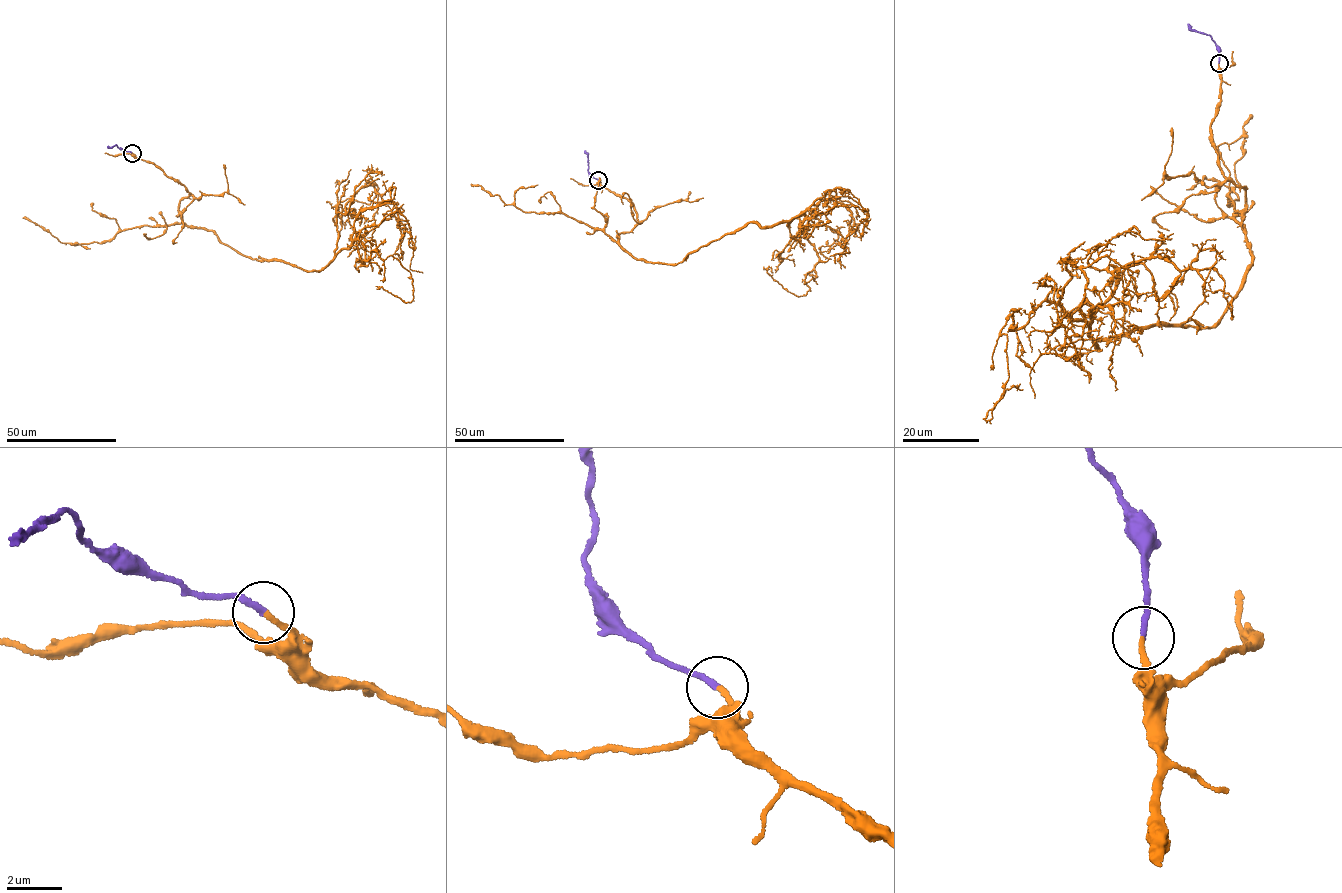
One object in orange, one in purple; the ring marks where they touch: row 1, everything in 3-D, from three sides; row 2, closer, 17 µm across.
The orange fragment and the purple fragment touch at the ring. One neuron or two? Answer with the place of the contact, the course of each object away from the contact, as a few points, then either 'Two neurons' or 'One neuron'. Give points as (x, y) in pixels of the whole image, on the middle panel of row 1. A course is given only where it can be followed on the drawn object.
Place: (598, 180). Course of orange: (598, 180), (630, 201), (617, 237), (647, 262), (798, 218), (810, 288), (773, 272). Course of purple: (598, 180), (590, 176), (584, 151). One neuron

